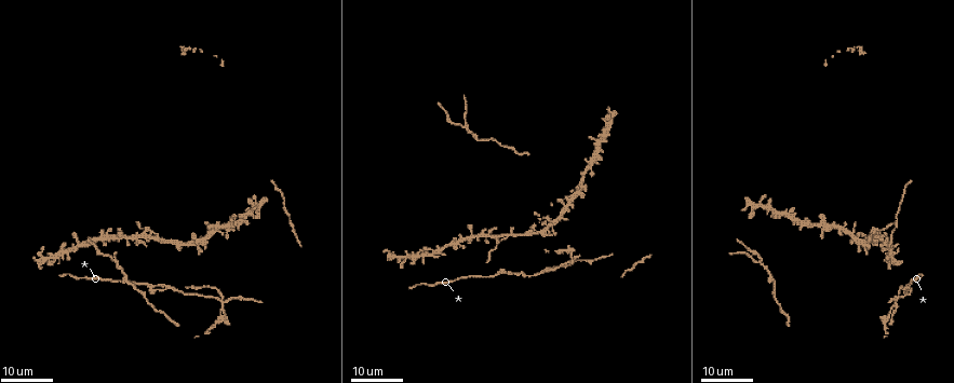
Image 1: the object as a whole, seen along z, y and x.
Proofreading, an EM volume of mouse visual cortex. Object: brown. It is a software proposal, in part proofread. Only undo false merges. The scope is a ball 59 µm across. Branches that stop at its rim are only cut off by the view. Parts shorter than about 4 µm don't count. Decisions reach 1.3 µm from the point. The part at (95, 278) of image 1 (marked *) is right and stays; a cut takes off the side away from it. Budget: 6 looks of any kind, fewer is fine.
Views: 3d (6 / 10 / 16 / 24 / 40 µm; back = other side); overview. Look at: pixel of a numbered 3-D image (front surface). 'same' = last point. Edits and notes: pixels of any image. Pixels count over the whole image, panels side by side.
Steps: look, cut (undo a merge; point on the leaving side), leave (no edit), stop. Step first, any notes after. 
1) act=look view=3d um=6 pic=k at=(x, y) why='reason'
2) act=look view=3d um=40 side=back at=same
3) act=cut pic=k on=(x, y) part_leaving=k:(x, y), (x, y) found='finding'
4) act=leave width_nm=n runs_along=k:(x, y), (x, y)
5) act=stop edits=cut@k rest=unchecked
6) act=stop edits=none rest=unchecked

act=look view=3d um=24 pic=1 at=(222, 301) why='four-way junction'

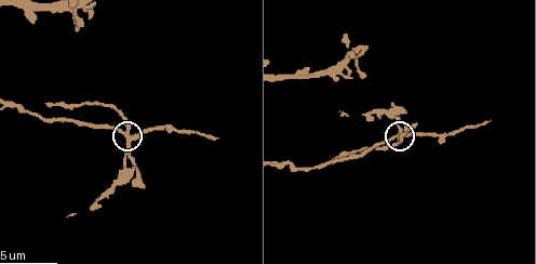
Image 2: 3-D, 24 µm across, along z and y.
act=look view=3d um=10 pic=2 at=(126, 133) why='closer look'

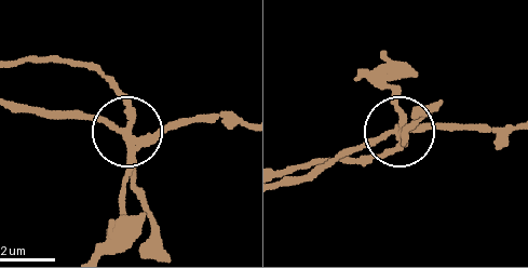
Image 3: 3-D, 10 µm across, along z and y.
act=cut pic=3 on=(123, 101) arms=4 found='a second neuron is stuck on'

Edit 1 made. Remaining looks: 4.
act=look view=3d um=16 pic=1 at=(127, 280)

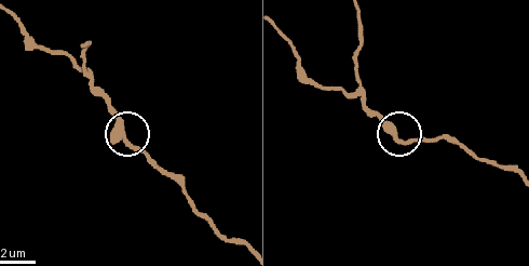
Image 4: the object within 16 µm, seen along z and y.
act=look view=3d um=6 pic=4 at=(398, 140)

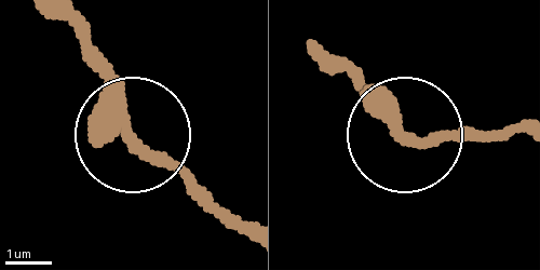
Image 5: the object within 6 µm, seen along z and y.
act=leave found='continuous, no second neuron'

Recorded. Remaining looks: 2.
act=look view=3d um=16 pic=1 at=(760, 261) why='arms part here'

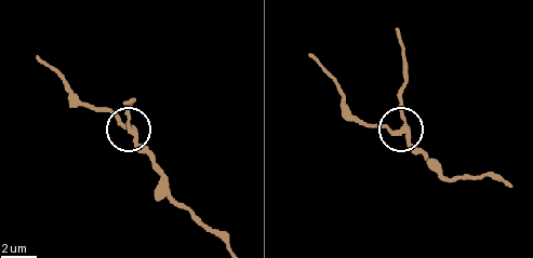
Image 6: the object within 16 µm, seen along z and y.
act=look view=3d um=6 pic=6 at=(404, 130) why='closer look'

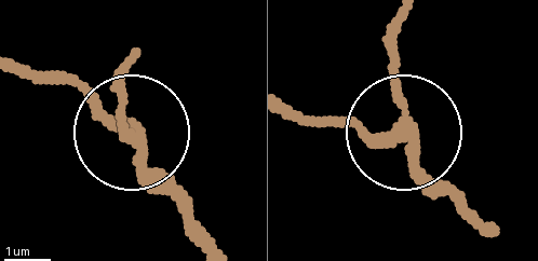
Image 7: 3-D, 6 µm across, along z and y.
act=leave side_arm_um=7 found='continuous, no second neuron'

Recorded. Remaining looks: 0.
act=stop edits=cut@3 rest=unchecked

